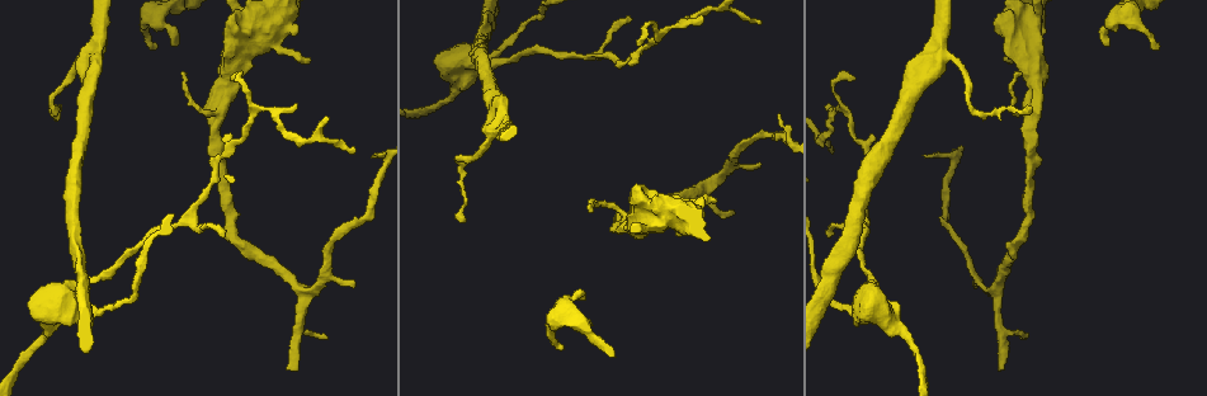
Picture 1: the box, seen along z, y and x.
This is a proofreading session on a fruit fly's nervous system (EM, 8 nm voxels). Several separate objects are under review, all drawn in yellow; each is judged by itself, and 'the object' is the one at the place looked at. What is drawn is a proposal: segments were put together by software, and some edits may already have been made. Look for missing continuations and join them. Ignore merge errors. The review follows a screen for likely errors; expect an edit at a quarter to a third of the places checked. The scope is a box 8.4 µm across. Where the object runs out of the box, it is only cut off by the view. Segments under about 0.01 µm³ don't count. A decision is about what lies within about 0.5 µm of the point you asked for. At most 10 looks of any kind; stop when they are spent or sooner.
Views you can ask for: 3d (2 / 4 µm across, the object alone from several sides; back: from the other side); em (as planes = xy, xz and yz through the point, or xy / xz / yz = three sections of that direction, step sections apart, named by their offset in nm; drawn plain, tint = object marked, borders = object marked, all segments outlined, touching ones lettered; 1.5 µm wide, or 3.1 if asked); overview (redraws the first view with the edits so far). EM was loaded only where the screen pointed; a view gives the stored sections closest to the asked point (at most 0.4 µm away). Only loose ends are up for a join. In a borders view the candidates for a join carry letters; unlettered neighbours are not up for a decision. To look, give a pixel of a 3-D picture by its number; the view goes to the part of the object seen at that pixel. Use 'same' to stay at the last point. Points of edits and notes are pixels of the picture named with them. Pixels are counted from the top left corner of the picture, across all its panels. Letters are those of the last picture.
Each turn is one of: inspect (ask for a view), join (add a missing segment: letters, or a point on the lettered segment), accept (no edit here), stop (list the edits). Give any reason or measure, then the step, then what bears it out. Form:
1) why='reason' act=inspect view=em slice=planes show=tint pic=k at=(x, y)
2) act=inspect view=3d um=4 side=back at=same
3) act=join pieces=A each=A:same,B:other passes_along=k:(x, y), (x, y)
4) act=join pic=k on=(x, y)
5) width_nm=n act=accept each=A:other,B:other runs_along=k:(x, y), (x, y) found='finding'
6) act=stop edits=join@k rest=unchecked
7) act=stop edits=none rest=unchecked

why='branch stops here' act=inspect view=3d um=2 pic=1 at=(639, 43)

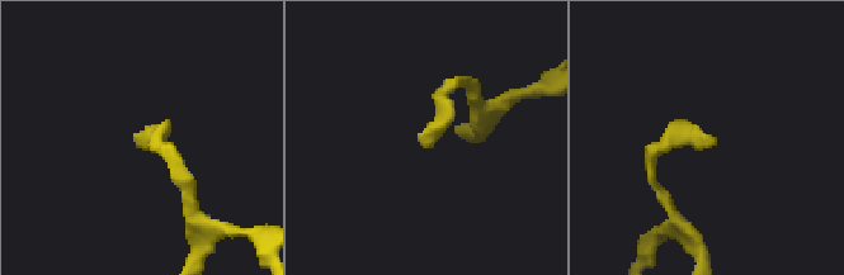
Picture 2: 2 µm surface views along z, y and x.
why='shape alone is not enough' act=inspect view=em slice=planes show=plain pic=2 at=(139, 145)

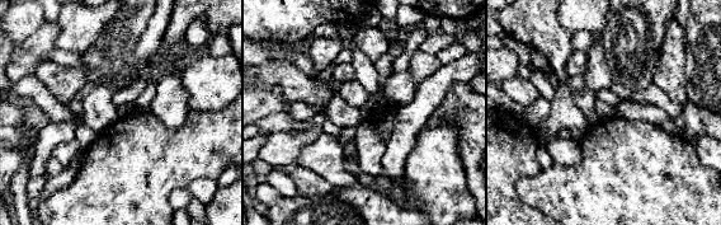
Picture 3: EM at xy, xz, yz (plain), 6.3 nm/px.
why='see the neighbours' act=inspect view=em slice=planes show=borders at=same

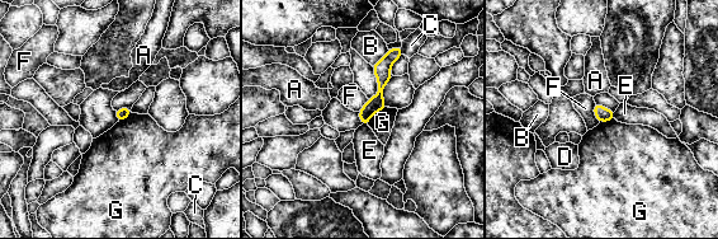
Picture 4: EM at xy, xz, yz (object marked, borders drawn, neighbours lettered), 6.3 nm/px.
width_nm=70 act=accept each=A:other,B:other,C:other,D:other,E:other,F:other,G:other runs_along=4:(398, 51), (364, 121) found='no lettered segment goes on from it'

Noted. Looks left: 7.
why='tapers out' act=inspect view=3d um=4 pic=1 at=(466, 220)

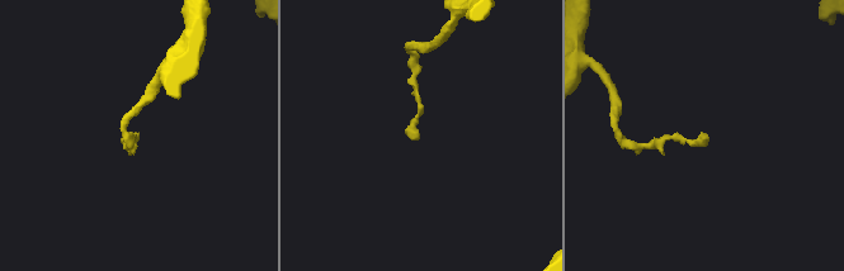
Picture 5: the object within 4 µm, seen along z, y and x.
act=inspect view=em slice=planes show=borders pic=5 at=(705, 140)

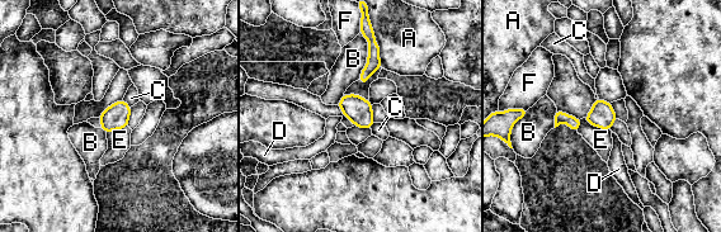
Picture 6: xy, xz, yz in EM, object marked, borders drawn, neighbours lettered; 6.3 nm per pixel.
act=accept each=A:other,B:other,C:other,D:other,E:other,F:other border=6:(584, 118), (592, 124), (609, 131) found='none of them fits'

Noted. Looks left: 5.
why='an open end' act=inspect view=em slice=xz step=4 show=tint pic=1 at=(1107, 44)

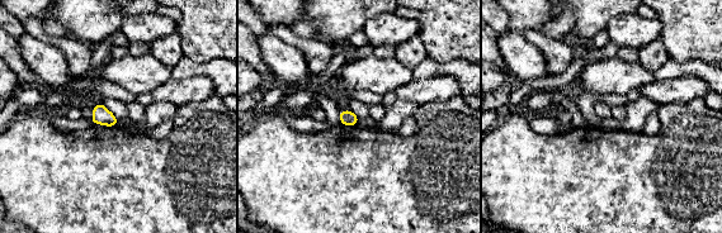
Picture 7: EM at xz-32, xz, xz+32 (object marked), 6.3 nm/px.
why='another direction' act=inspect view=em slice=planes show=borders at=same

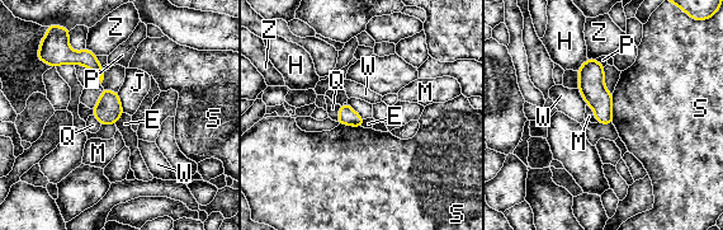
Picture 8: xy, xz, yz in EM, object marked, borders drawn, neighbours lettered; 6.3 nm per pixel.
act=accept each=E:other,H:other,J:other,M:other,P:other,Q:other,S:other,W:other,Z:other border=8:(340, 106), (336, 121) found='no lettered segment goes on from it'

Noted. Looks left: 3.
why='an open end' act=inspect view=3d um=2 pic=1 at=(298, 370)

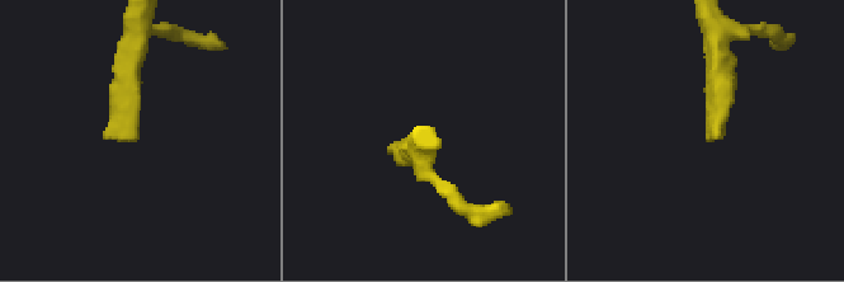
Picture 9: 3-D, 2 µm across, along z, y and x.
why='shape alone is not enough' act=inspect view=em slice=planes show=borders pic=9 at=(135, 138)

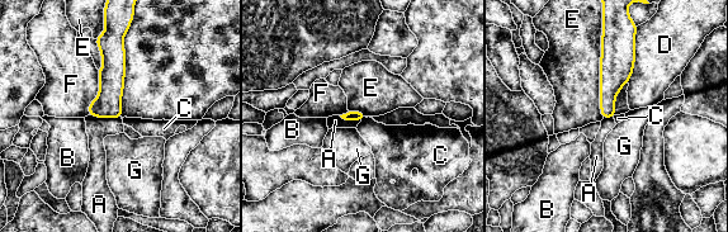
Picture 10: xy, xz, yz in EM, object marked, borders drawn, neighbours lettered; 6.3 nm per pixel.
act=accept each=A:other,B:other,C:other,D:other,E:other,F:other,G:other runs_along=10:(113, 39), (110, 94), (100, 114) found='none of them fits'

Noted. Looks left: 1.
act=stop edits=none rest=unchecked

